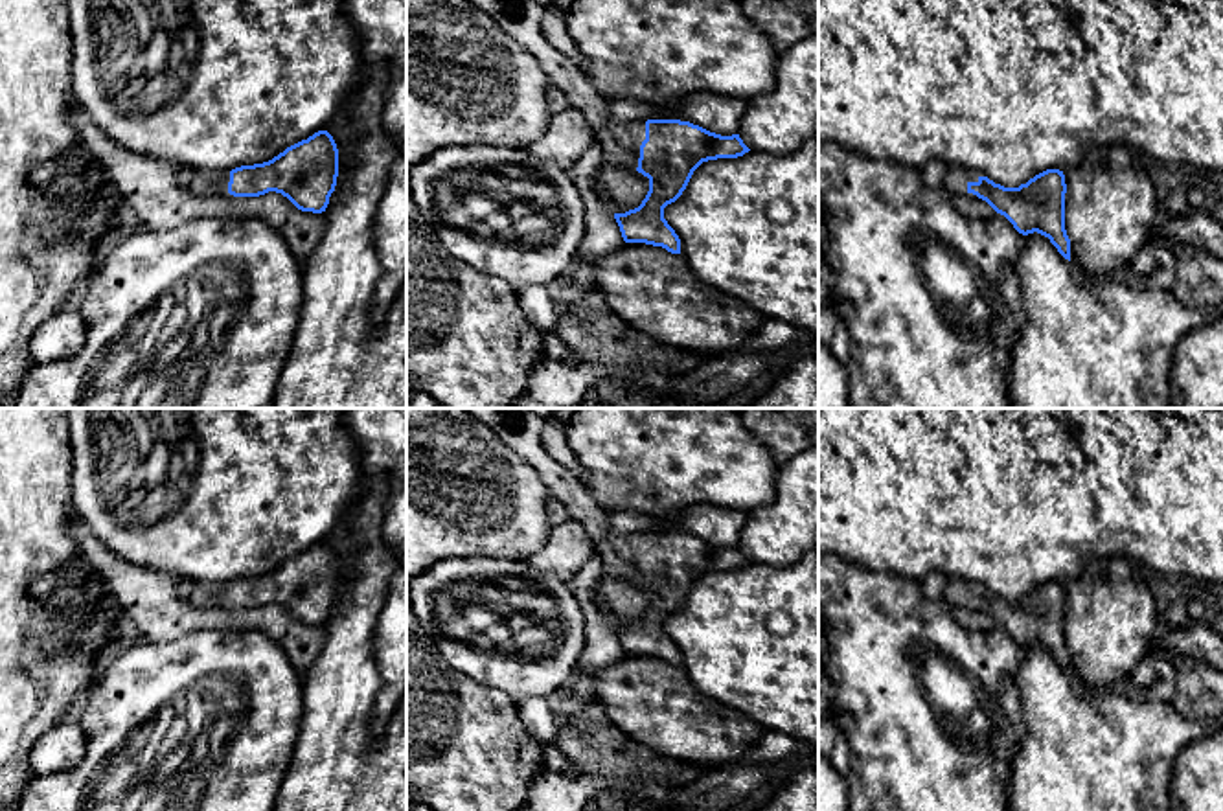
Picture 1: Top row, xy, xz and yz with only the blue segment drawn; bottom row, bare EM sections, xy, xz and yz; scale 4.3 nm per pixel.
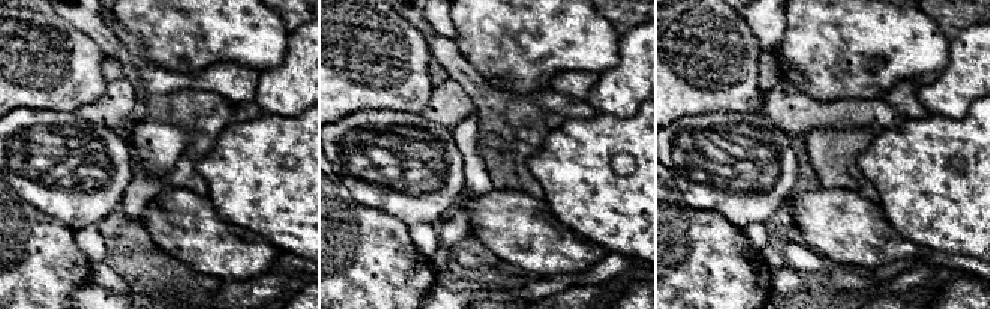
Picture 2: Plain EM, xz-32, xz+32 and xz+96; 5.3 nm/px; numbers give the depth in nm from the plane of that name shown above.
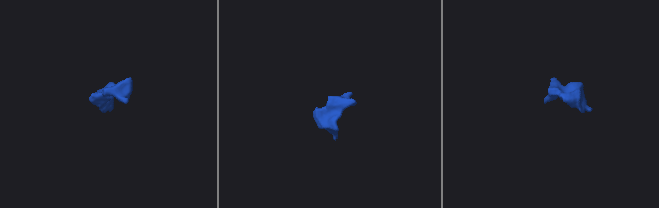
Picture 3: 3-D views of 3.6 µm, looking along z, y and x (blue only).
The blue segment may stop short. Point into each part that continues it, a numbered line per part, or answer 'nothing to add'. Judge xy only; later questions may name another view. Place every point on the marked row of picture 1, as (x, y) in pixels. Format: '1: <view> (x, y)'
1: xy (205, 182)

